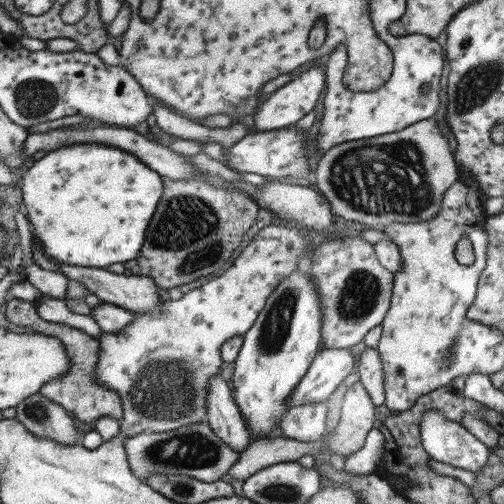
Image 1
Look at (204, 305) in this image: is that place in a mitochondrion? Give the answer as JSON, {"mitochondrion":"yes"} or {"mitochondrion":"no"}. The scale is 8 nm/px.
{"mitochondrion":"no"}

